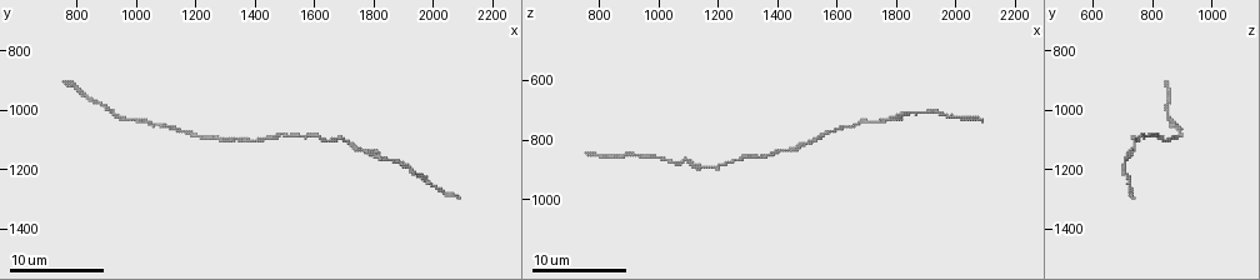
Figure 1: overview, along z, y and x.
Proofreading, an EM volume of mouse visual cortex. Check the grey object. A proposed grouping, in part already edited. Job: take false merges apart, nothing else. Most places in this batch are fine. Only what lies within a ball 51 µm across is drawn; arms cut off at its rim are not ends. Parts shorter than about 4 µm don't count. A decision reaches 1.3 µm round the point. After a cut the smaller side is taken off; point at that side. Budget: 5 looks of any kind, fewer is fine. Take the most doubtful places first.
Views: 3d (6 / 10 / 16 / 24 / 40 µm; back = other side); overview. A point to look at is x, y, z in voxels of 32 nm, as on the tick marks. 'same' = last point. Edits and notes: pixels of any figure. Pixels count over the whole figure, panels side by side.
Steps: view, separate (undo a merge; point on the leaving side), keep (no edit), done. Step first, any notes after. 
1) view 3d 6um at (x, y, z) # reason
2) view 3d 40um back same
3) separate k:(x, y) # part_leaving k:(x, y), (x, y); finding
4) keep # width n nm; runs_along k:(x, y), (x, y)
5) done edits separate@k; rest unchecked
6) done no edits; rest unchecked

view 3d 10um at (1270, 1100, 860) # sudden change in width

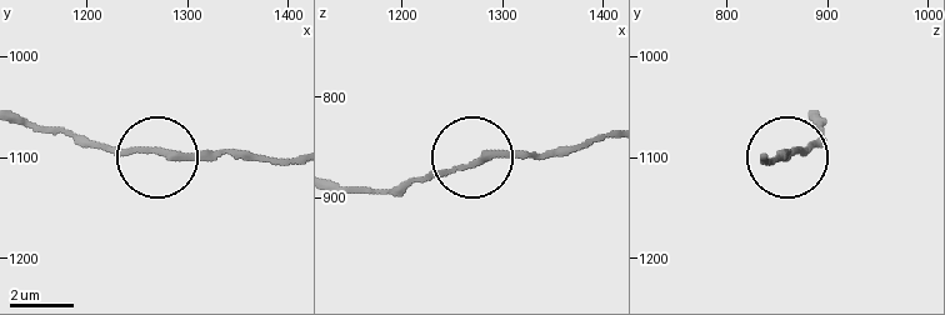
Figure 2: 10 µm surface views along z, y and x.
view 3d 6um at (1270, 1094, 866) # zoom in

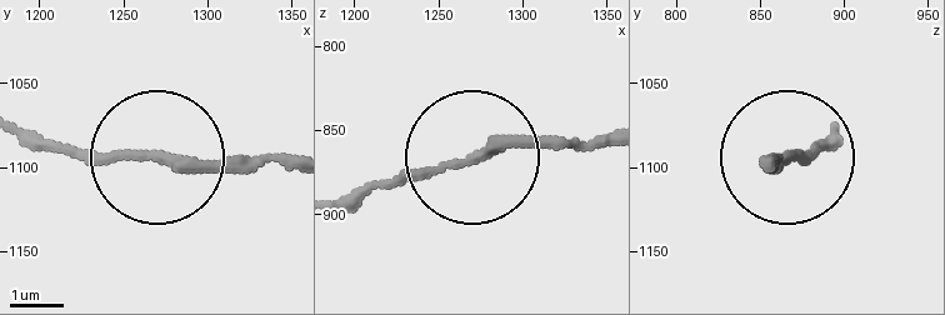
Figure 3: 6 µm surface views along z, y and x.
keep # width 190 nm; runs_along 3:(600, 138), (493, 146), (335, 200); one neuron here

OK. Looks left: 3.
view 3d 10um at (1090, 1050, 860) # sudden change in width

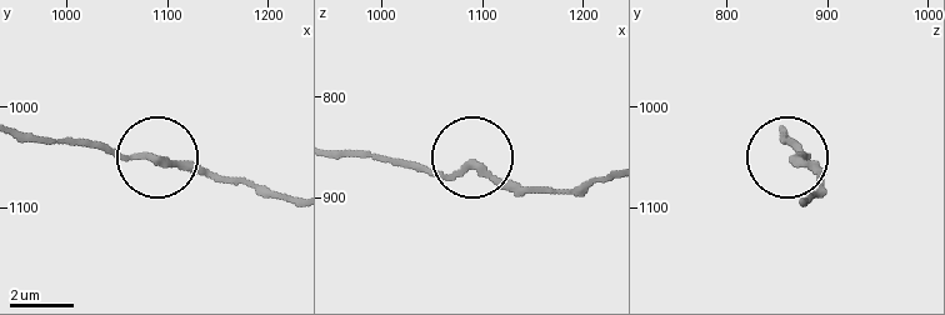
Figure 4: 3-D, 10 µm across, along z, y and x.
keep # runs_along 4:(609, 176), (529, 189), (473, 163), (448, 173), (403, 165); all the same neuron

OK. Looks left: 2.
view 3d 6um at (1840, 1160, 700)

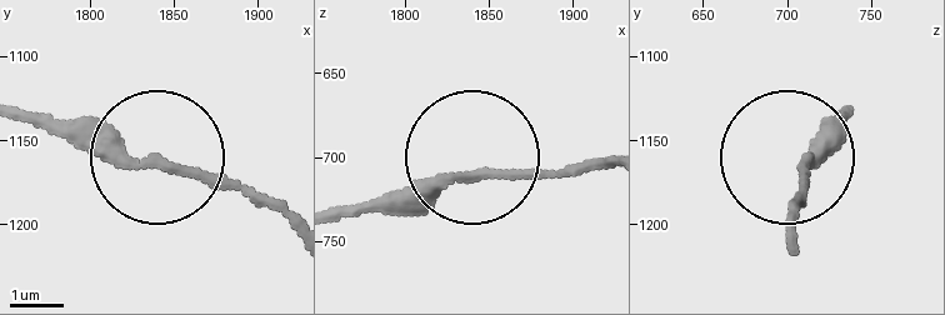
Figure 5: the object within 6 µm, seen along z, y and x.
keep # one neuron here

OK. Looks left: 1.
done no edits; rest unchecked

